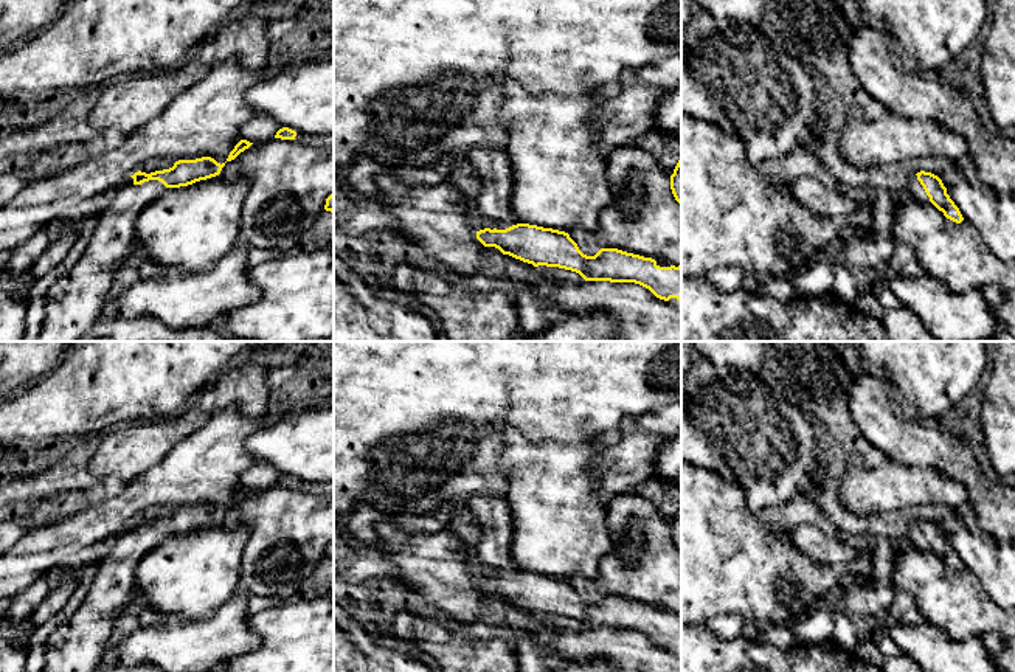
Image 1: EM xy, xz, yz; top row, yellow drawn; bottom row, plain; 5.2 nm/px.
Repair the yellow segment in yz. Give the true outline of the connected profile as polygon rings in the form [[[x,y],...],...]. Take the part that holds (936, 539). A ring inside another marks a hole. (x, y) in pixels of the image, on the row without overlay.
[[[920,518],[913,521],[905,532],[903,540],[920,551],[931,549],[947,566],[956,571],[964,568],[959,556],[947,542],[942,528],[931,520]]]

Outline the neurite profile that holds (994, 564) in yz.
[[[965,526],[947,542],[995,604],[1015,608],[1015,545],[1001,545],[987,532],[973,534]]]

